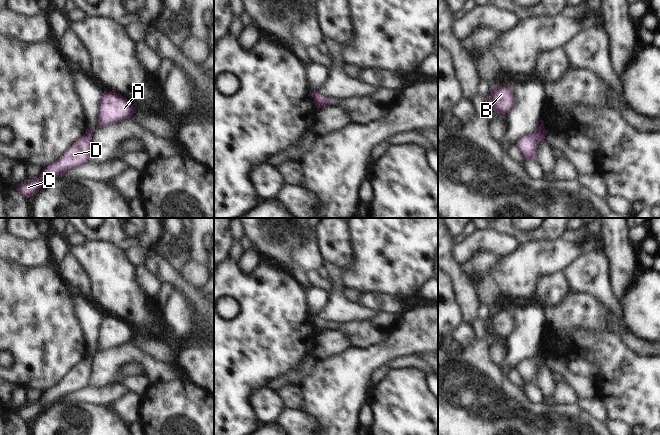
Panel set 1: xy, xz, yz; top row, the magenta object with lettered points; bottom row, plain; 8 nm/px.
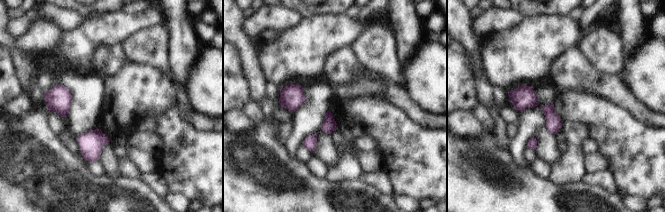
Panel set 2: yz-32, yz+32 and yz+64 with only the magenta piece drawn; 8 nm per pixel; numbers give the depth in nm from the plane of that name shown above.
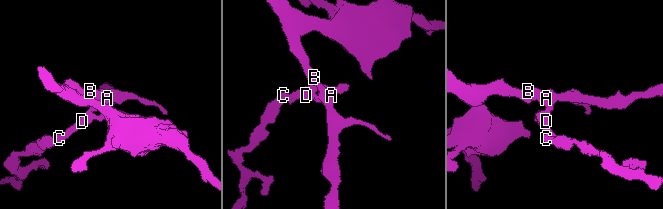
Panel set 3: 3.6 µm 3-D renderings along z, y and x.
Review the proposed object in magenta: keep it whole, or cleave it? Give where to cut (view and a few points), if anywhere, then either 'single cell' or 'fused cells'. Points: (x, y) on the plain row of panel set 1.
cut yz (536, 354), (545, 359); fused cells

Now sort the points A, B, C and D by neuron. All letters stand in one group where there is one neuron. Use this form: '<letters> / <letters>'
A B / C D

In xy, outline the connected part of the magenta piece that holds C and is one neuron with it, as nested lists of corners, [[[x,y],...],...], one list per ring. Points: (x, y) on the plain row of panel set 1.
[[[86,354],[84,359],[76,364],[57,385],[45,391],[38,402],[24,405],[16,414],[24,422],[33,420],[43,409],[88,386],[91,370],[92,356]]]

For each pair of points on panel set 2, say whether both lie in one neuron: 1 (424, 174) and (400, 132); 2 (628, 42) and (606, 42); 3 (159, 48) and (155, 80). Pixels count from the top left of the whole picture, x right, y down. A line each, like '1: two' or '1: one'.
1: one
2: two
3: two

